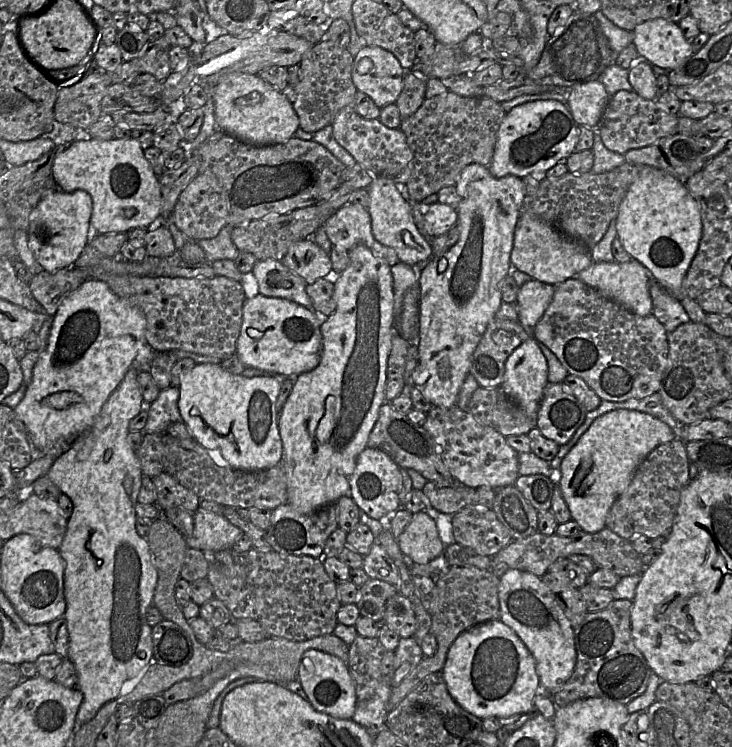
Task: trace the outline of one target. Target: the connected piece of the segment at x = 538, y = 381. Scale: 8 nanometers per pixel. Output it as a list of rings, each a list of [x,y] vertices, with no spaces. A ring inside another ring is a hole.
[[[528,338],[507,358],[504,379],[499,388],[523,408],[531,402],[540,403],[547,384],[547,360],[537,340]]]

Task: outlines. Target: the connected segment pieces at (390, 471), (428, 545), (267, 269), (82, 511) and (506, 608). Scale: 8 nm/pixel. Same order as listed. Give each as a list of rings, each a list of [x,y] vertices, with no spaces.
[[[367,447],[359,454],[349,484],[349,496],[360,510],[373,519],[379,520],[388,514],[394,514],[400,508],[402,473],[400,467],[381,450]]]
[[[425,511],[413,514],[397,544],[411,564],[429,564],[443,556],[446,547],[439,537],[436,520]]]
[[[264,259],[256,262],[252,269],[259,294],[266,297],[284,298],[307,309],[312,302],[306,293],[306,281],[288,269],[280,260]]]
[[[131,367],[125,374],[118,387],[110,395],[103,405],[98,417],[92,427],[78,438],[75,438],[69,449],[58,457],[46,477],[56,485],[62,494],[66,495],[73,504],[73,511],[67,519],[67,530],[58,552],[64,562],[64,591],[67,603],[64,618],[67,622],[69,633],[69,653],[68,659],[73,663],[77,673],[77,687],[83,694],[82,704],[75,719],[75,729],[90,721],[97,712],[107,703],[125,699],[126,696],[139,683],[145,671],[149,668],[153,660],[152,626],[148,624],[147,615],[153,606],[154,590],[157,583],[157,570],[152,563],[149,544],[146,538],[141,537],[136,531],[136,505],[142,481],[142,470],[136,452],[133,451],[128,443],[128,432],[130,421],[142,410],[143,397],[137,381],[138,371]]]
[[[510,569],[500,577],[498,588],[499,620],[523,641],[536,661],[540,684],[552,694],[572,675],[576,663],[575,630],[557,599],[541,577]]]

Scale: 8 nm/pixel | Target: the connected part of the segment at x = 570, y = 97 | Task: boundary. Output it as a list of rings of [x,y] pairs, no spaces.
[[[591,81],[568,88],[566,106],[579,126],[592,128],[599,125],[609,99],[604,85]]]

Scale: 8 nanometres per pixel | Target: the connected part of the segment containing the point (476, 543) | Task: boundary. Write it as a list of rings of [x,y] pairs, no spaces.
[[[469,505],[453,514],[452,526],[455,541],[480,555],[492,557],[513,540],[495,512],[483,505]]]

